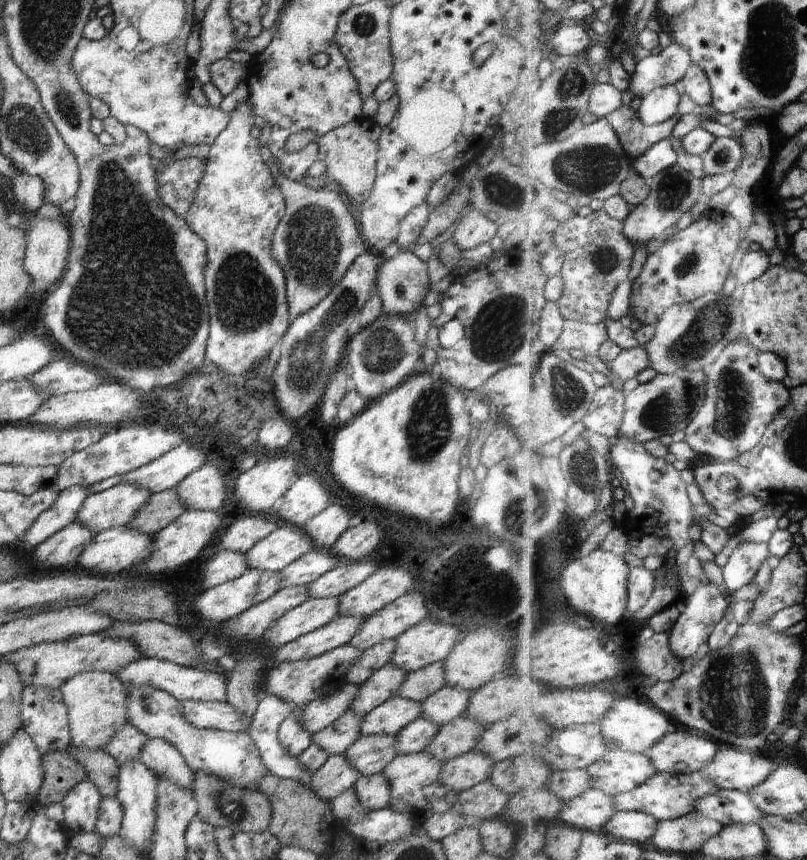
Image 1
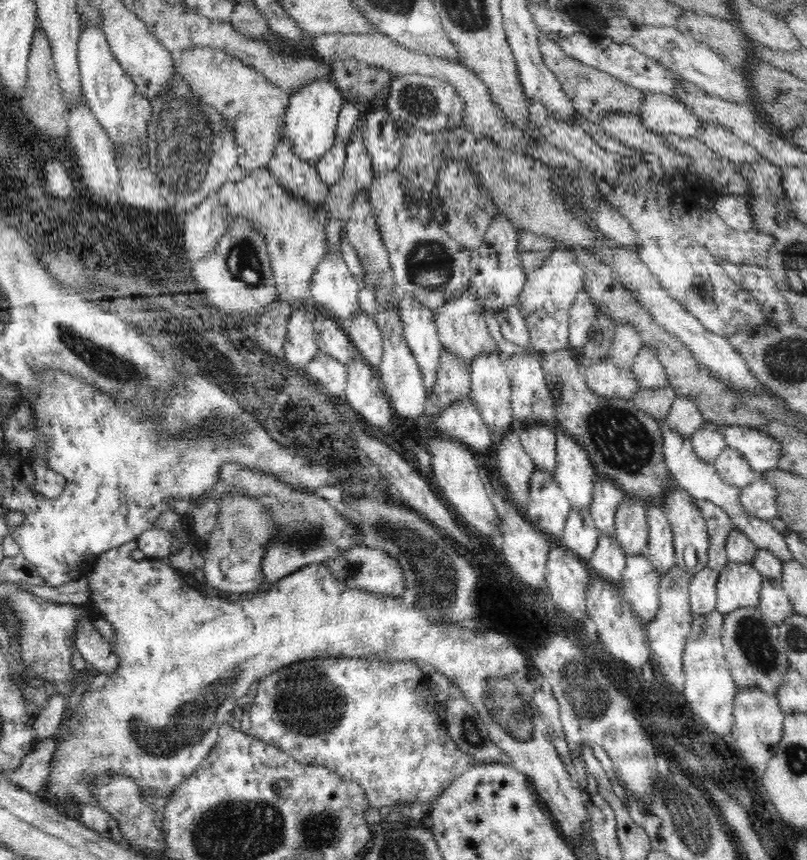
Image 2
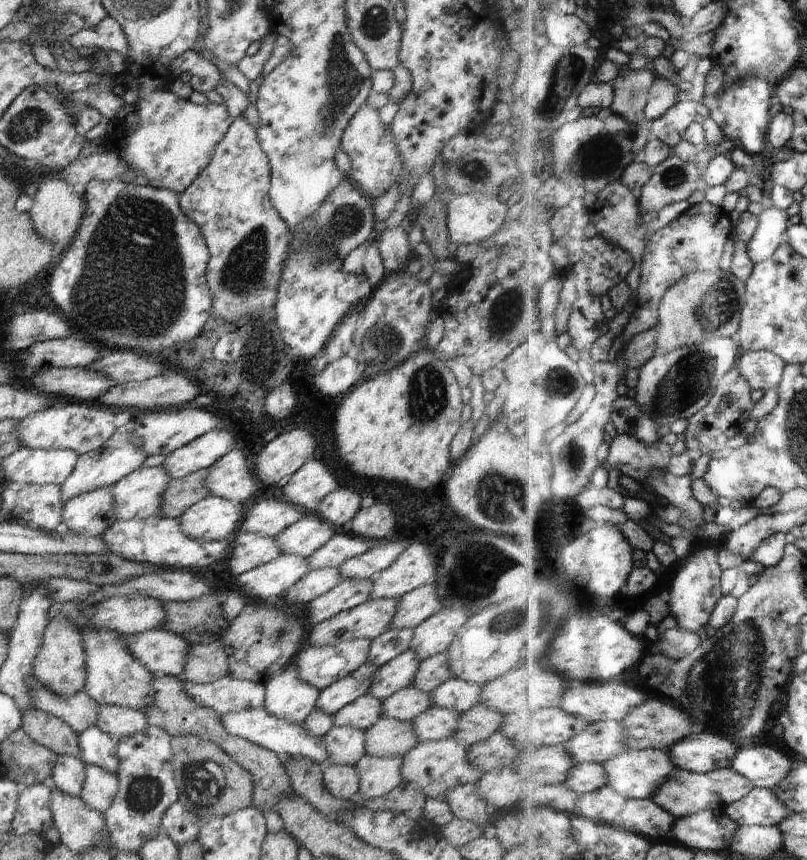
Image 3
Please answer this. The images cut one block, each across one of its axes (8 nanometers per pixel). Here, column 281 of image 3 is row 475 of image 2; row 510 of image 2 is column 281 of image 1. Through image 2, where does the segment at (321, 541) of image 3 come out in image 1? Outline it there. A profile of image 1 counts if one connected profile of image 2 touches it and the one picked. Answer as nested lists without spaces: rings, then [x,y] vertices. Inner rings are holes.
[[[282,523],[247,550],[248,566],[264,572],[279,572],[314,547],[313,540],[301,527]]]

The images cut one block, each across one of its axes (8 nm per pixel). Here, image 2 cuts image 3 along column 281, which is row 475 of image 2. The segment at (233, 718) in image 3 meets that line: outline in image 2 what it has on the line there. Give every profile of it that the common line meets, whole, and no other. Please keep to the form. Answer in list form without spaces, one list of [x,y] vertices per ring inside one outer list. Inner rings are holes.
[[[730,447],[724,448],[716,458],[714,465],[717,473],[726,484],[743,489],[755,477],[755,470],[744,460],[742,454]]]

